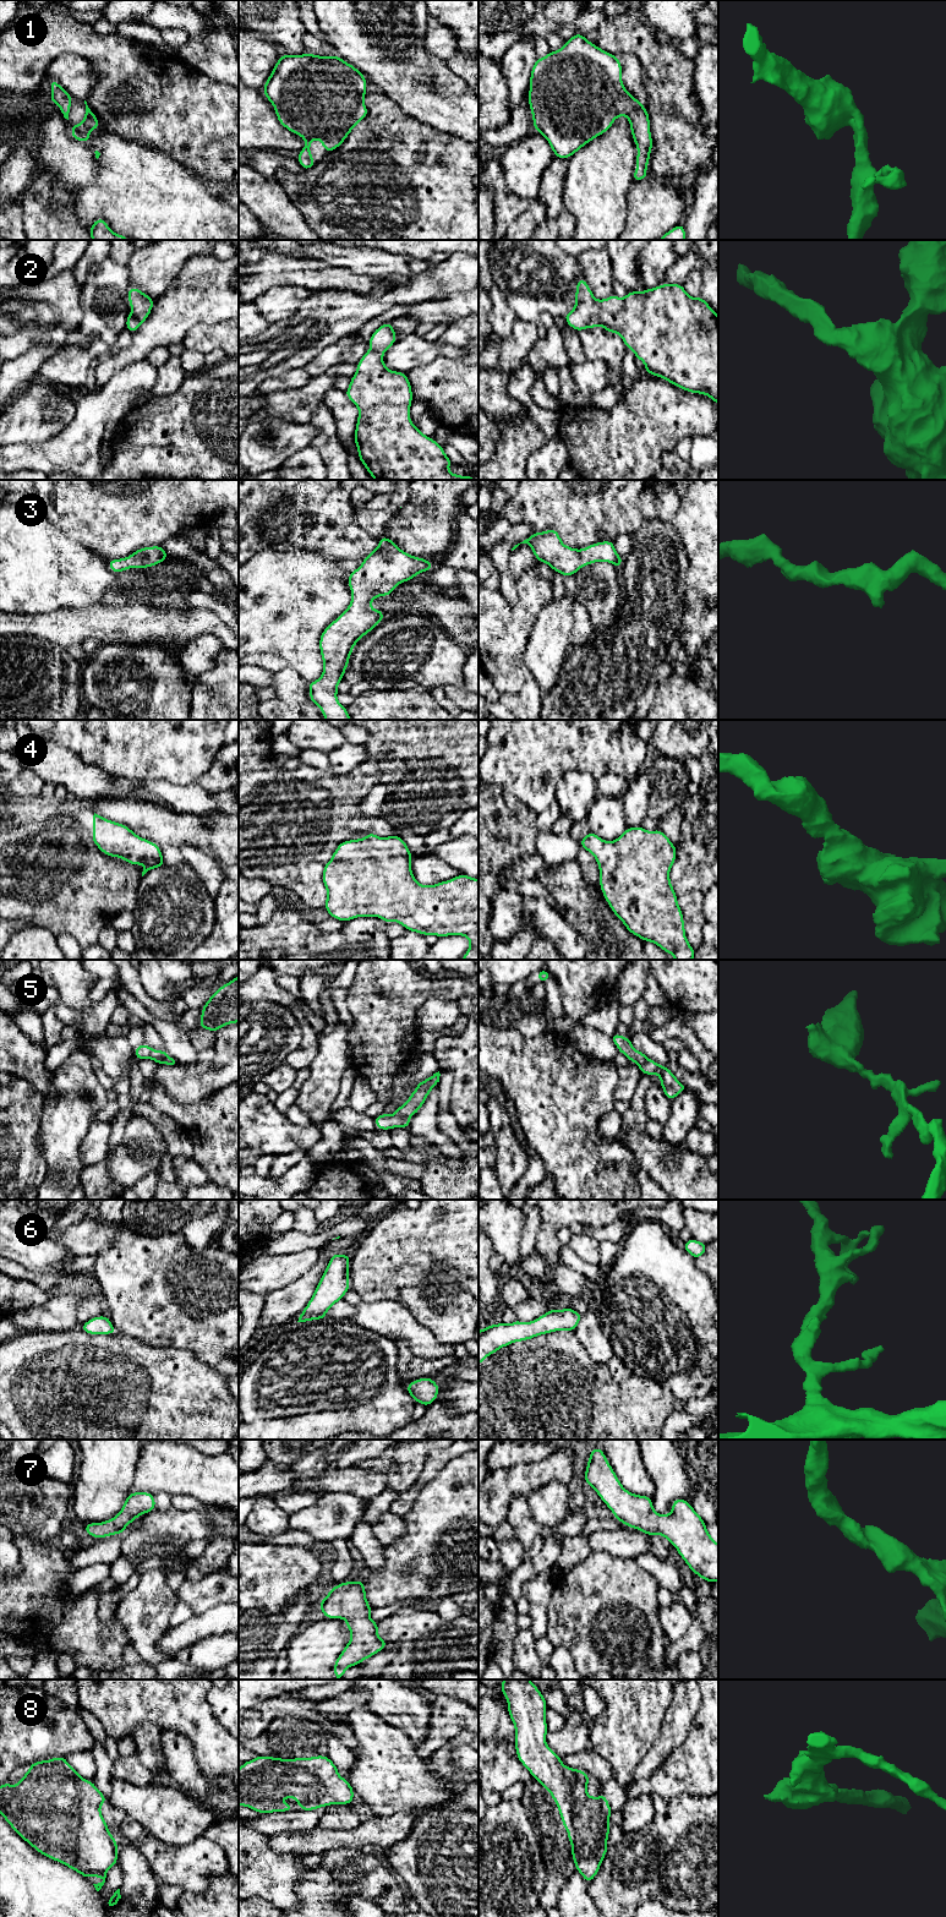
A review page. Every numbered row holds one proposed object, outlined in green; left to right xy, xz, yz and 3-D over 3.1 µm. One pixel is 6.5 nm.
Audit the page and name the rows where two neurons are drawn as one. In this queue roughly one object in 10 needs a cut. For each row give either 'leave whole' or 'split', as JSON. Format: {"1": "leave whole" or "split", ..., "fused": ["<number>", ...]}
{"1": "leave whole", "2": "leave whole", "3": "leave whole", "4": "leave whole", "5": "leave whole", "6": "leave whole", "7": "leave whole", "8": "leave whole", "fused": []}

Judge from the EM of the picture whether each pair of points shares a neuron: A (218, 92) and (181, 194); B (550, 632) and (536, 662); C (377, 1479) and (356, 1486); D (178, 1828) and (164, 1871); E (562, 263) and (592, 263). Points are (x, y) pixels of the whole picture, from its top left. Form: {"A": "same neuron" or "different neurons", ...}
{"A": "different neurons", "B": "same neuron", "C": "same neuron", "D": "different neurons", "E": "different neurons"}

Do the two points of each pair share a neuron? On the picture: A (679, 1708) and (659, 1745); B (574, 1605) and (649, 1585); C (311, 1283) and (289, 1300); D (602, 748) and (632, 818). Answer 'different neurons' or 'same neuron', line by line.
A: same neuron
B: same neuron
C: same neuron
D: different neurons

